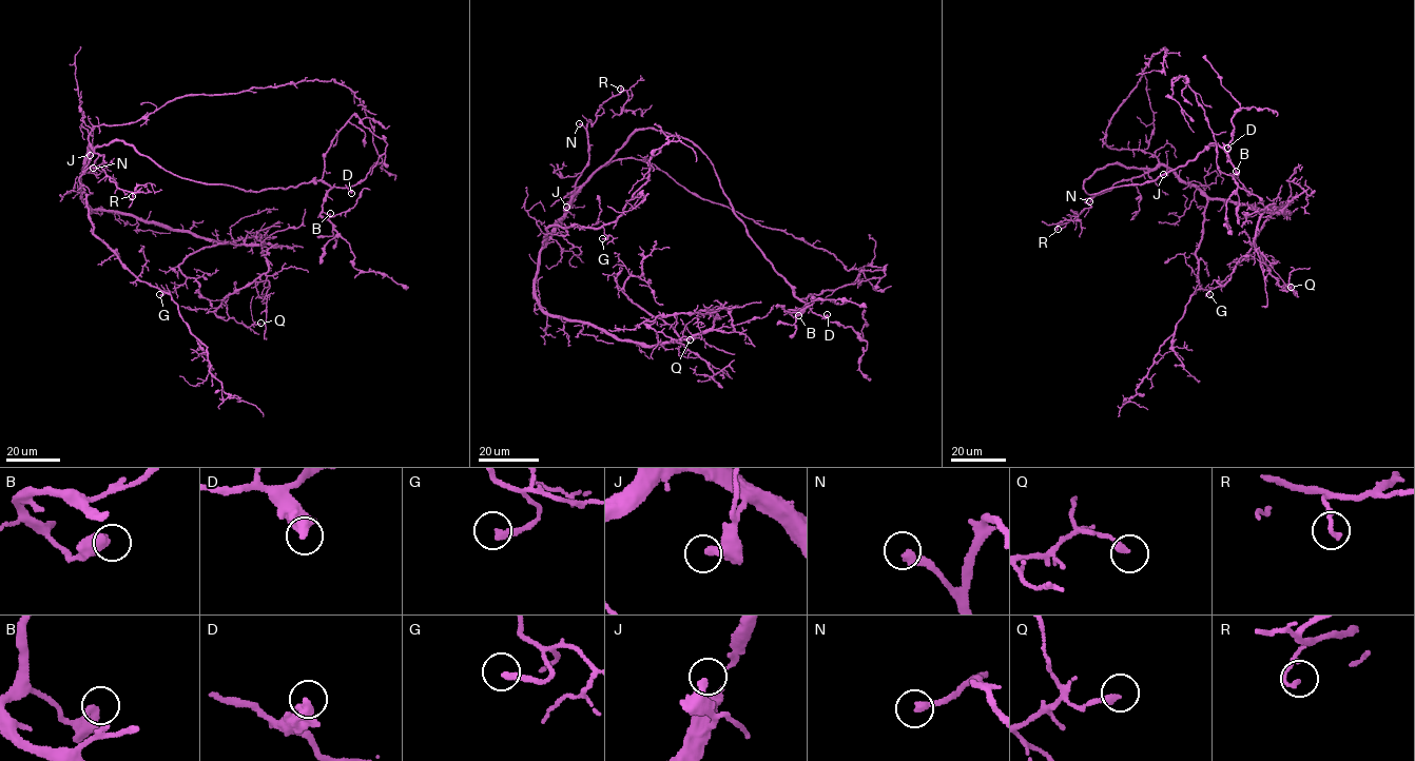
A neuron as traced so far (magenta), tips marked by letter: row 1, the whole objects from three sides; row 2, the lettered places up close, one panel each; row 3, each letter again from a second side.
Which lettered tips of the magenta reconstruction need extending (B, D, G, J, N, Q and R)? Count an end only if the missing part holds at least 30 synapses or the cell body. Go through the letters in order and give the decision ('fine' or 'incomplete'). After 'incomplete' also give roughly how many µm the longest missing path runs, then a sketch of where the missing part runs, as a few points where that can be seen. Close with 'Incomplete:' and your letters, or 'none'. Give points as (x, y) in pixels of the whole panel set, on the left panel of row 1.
B: fine
D: fine
G: fine
J: fine
N: incomplete; about 50 µm are missing; missing branch runs (93, 168), (88, 173), (86, 199), (80, 208), (83, 218), (97, 221), (108, 219), (112, 214), (111, 202)
Q: fine
R: fine
Incomplete: N

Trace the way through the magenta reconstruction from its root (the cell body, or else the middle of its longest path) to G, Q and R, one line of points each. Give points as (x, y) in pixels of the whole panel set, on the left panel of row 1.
G: (94, 147), (89, 145), (80, 180), (93, 232), (139, 280), (165, 292), (159, 294)
Q: (94, 147), (79, 184), (93, 210), (262, 247), (268, 271), (213, 311), (247, 326), (260, 323)
R: (94, 147), (95, 153), (103, 156), (99, 164), (109, 179), (118, 188), (131, 192), (132, 196)

